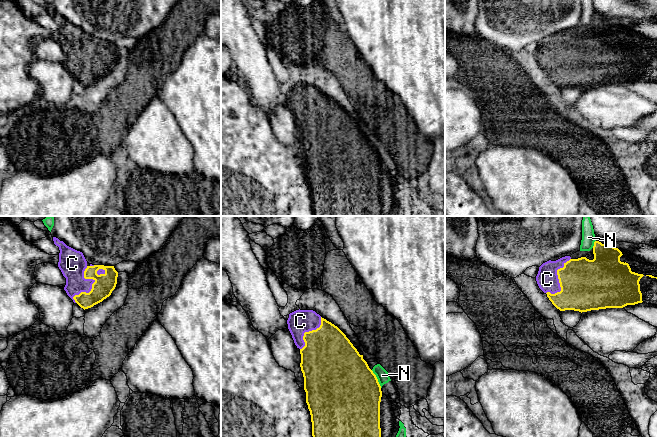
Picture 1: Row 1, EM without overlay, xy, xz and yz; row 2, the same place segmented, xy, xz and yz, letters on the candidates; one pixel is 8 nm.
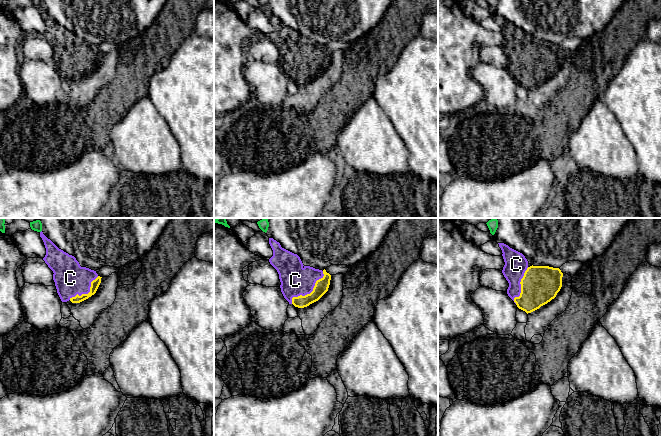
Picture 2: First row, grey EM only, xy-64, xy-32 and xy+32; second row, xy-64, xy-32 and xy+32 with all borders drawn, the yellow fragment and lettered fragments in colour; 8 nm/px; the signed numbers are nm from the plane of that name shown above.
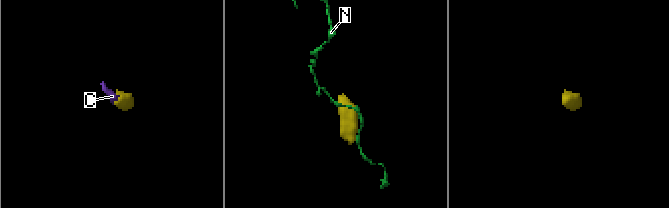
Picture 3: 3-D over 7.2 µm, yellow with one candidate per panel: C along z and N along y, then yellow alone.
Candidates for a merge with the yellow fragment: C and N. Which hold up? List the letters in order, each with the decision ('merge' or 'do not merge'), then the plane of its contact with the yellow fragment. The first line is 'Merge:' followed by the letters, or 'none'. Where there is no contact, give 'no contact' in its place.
Merge: C
C: merge | xy
N: do not merge | xz

